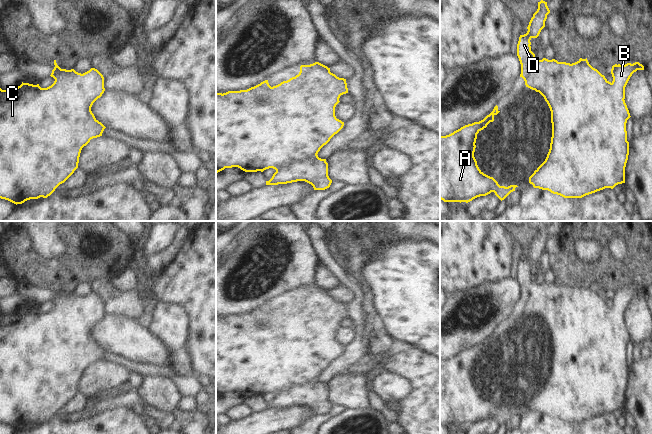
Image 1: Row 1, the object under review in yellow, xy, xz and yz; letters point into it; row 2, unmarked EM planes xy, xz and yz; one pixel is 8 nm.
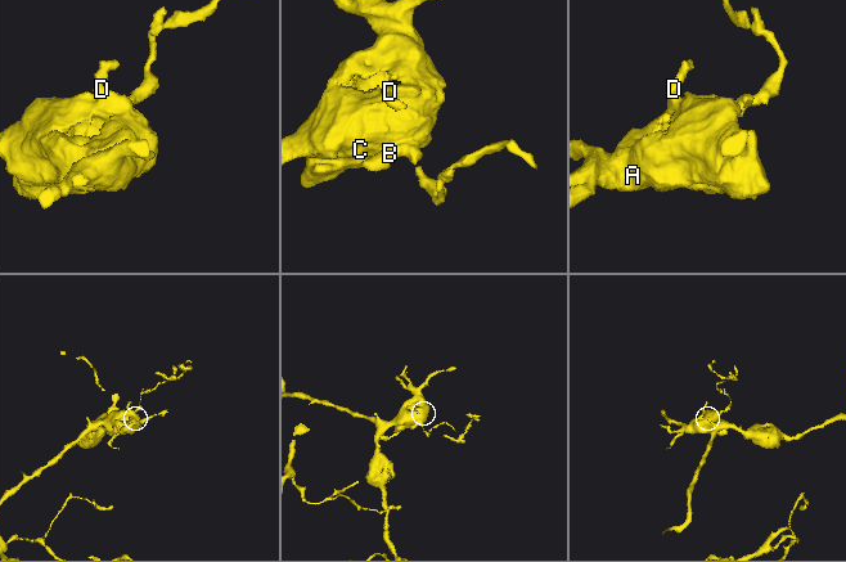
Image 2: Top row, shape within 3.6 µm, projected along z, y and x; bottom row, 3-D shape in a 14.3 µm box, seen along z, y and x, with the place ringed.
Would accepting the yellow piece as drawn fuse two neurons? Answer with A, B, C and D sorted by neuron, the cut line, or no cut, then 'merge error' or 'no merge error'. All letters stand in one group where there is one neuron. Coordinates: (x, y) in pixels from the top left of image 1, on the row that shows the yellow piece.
A B C D | no cut | no merge error

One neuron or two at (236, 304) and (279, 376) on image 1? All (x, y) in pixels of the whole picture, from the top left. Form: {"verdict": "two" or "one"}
{"verdict": "two"}

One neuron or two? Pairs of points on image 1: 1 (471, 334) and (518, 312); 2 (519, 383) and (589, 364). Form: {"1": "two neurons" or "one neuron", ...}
{"1": "two neurons", "2": "one neuron"}

